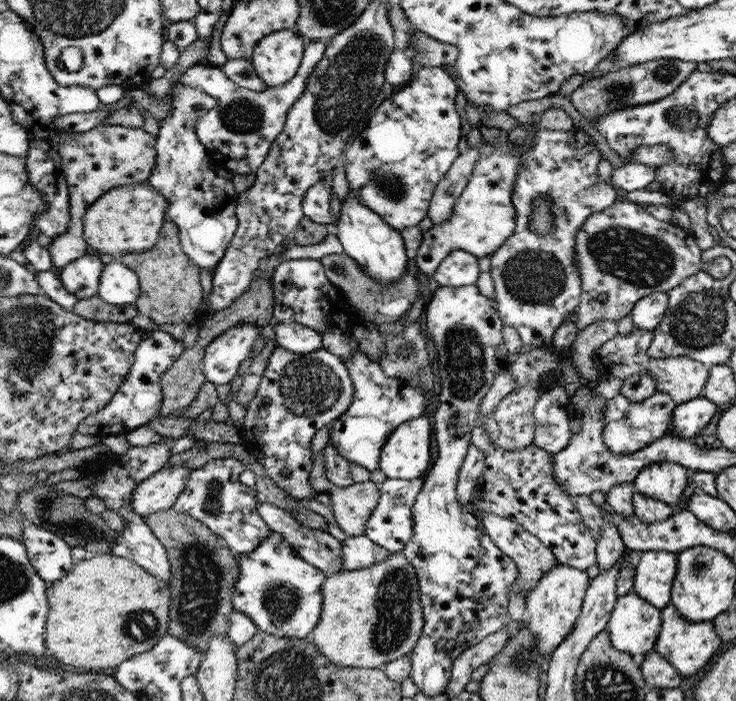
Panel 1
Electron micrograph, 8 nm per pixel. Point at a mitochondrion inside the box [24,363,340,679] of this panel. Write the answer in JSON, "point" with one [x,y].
{"point":[200,571]}

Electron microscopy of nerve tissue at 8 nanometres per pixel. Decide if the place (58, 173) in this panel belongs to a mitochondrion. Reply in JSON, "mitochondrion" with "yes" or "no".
{"mitochondrion":"no"}

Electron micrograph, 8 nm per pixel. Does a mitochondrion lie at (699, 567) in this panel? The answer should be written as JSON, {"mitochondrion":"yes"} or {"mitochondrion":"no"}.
{"mitochondrion":"yes"}

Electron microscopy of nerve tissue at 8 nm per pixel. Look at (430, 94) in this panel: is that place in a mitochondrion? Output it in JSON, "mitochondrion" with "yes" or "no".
{"mitochondrion":"no"}

